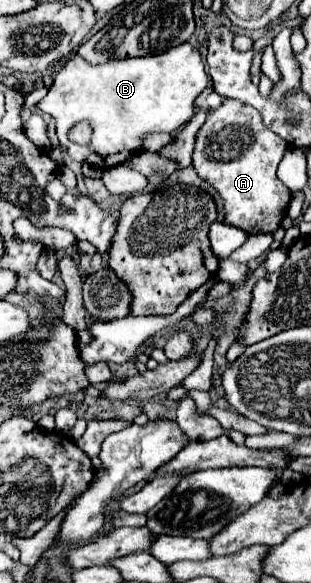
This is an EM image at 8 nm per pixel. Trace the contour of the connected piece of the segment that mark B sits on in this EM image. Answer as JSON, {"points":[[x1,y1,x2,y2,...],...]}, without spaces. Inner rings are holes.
{"points":[[189,42,155,56,113,60,101,66,89,66,73,54,53,76,49,92,37,106,55,118,59,142,73,160,95,168,109,168,141,152,139,138,143,134,175,132,189,122,195,112,193,102,207,82,209,76,205,74,201,54],[79,120,89,120,93,124,89,146,73,144,67,138,67,130]]}

